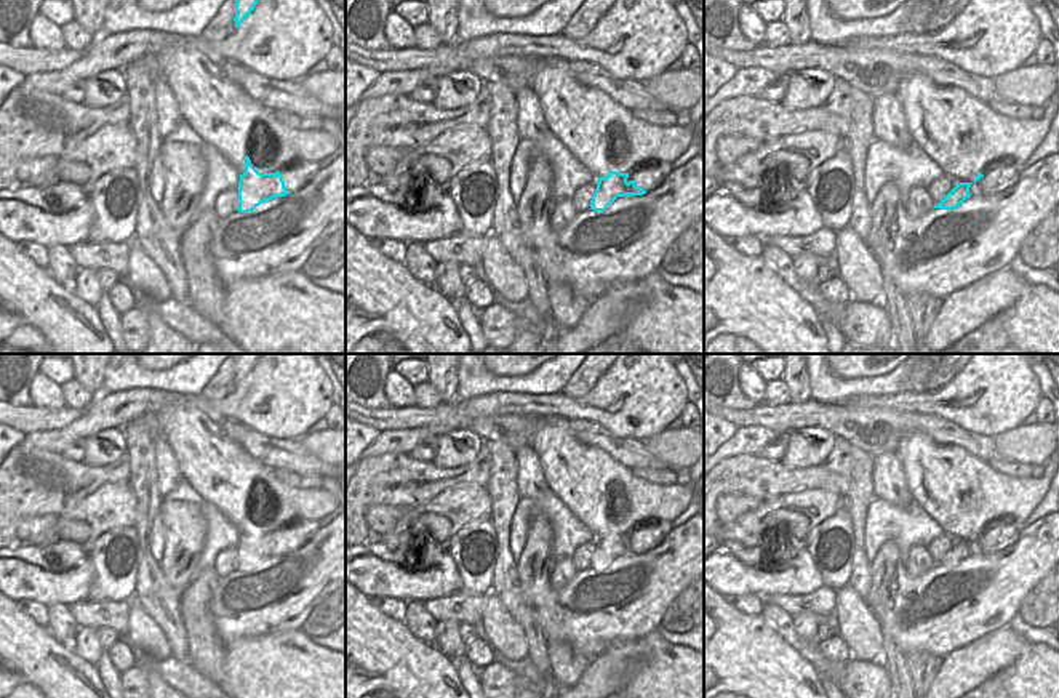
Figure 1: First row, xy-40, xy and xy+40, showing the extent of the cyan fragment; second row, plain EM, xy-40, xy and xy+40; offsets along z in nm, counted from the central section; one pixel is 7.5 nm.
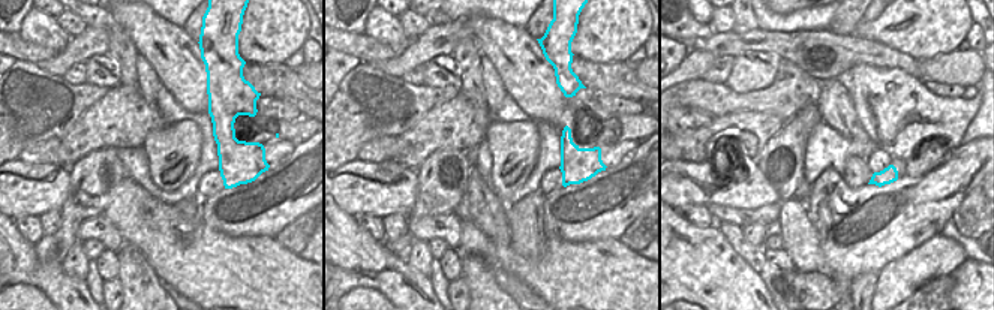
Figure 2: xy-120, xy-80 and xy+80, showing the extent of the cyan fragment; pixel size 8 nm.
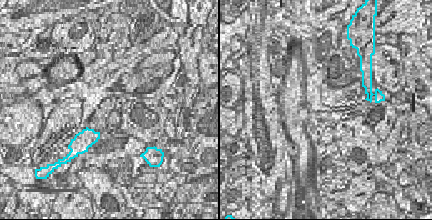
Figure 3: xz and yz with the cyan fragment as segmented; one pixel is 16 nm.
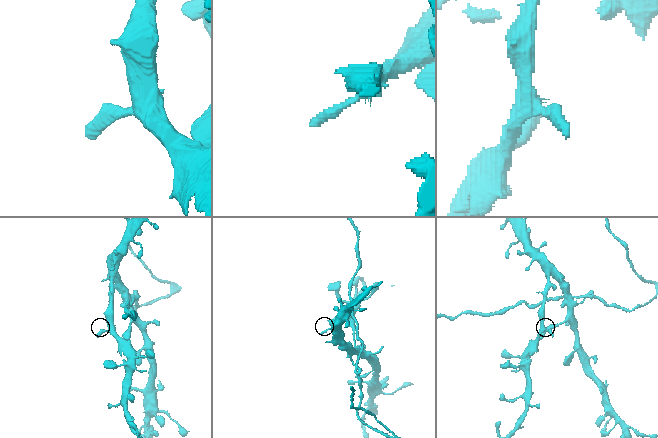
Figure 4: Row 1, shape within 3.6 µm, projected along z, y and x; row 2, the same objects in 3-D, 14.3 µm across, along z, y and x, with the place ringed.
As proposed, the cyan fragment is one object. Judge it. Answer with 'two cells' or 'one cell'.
one cell

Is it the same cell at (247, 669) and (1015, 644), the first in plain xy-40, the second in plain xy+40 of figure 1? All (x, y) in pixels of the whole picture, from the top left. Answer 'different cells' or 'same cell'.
different cells

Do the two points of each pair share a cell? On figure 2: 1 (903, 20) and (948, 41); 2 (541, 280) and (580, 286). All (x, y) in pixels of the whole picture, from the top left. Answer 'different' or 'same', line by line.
1: same
2: same

